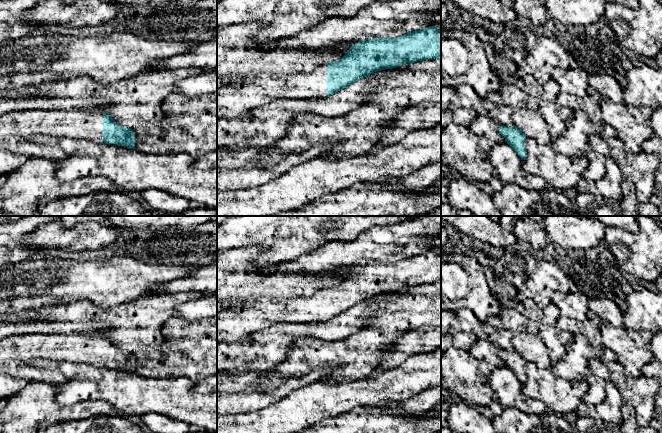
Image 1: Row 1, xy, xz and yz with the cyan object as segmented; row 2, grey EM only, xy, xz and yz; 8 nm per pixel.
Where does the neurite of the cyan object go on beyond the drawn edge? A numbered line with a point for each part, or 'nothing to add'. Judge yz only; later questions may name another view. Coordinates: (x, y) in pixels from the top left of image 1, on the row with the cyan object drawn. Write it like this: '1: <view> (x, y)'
1: yz (529, 121)

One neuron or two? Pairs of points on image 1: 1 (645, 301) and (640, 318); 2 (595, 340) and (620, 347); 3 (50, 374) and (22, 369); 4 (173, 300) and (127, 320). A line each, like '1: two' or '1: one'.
1: one
2: two
3: one
4: one

